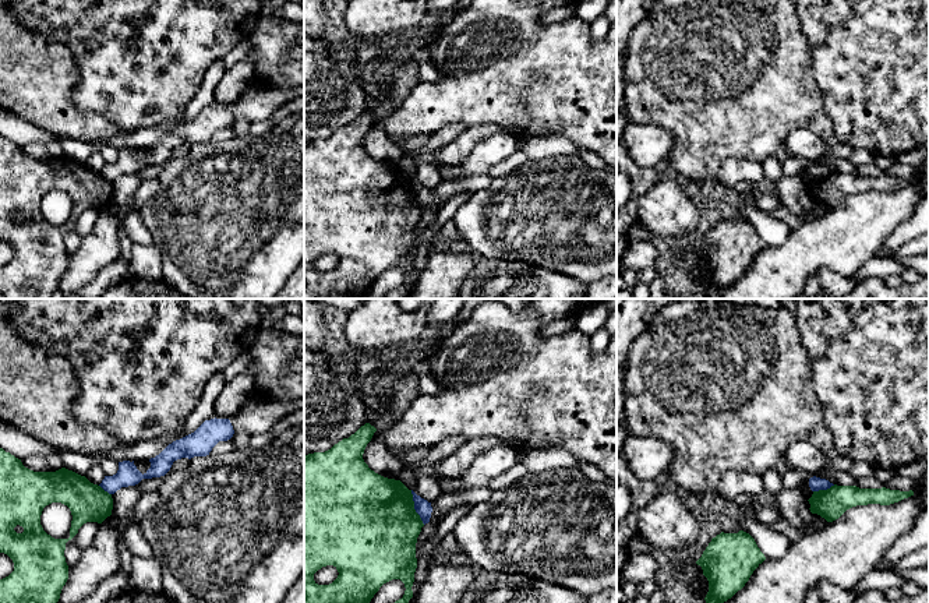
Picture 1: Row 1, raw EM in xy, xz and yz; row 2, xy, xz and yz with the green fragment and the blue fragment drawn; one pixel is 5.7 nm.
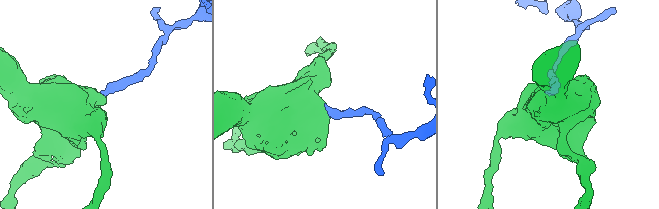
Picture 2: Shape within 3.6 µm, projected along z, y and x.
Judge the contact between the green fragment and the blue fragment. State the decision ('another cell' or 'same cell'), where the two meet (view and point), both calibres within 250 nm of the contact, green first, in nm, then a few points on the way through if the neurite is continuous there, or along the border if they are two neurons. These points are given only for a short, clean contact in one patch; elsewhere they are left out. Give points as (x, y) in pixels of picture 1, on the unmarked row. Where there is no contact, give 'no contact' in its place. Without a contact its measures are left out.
another cell | xz (413, 194) | 500/90 nm | along xz (410, 177), (413, 196), (424, 211)

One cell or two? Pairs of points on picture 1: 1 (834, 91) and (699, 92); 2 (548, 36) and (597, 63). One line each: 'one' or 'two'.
1: two
2: one

